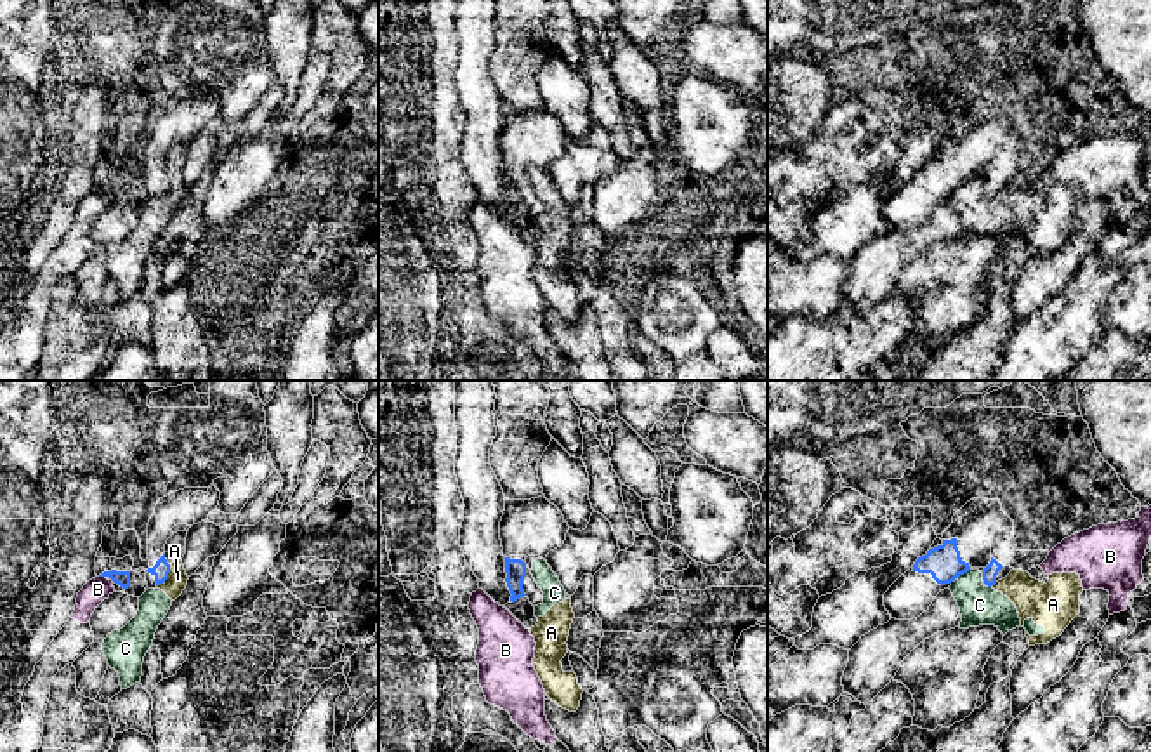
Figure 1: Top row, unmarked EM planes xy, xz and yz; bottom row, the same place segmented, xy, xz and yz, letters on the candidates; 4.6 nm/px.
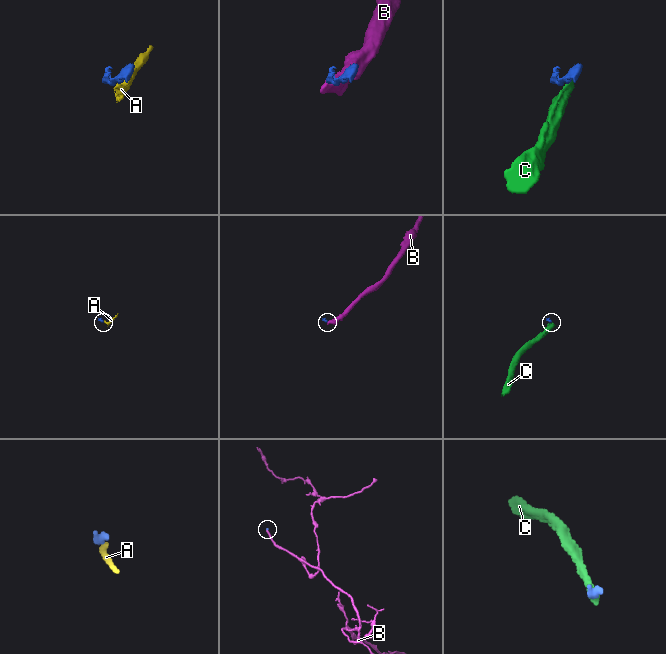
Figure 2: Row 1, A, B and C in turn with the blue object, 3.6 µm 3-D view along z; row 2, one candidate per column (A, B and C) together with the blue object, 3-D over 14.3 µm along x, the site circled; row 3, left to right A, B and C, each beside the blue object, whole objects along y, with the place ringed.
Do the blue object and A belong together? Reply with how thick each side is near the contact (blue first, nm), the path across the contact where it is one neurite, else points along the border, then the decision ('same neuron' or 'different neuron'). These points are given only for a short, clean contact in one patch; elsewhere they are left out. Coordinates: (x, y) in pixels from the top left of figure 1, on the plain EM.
80 nm thick on the blue side, 90 nm on the other; border along xy (171, 176), (169, 186), (157, 197); different neuron

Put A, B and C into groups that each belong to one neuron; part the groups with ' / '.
A C / B

